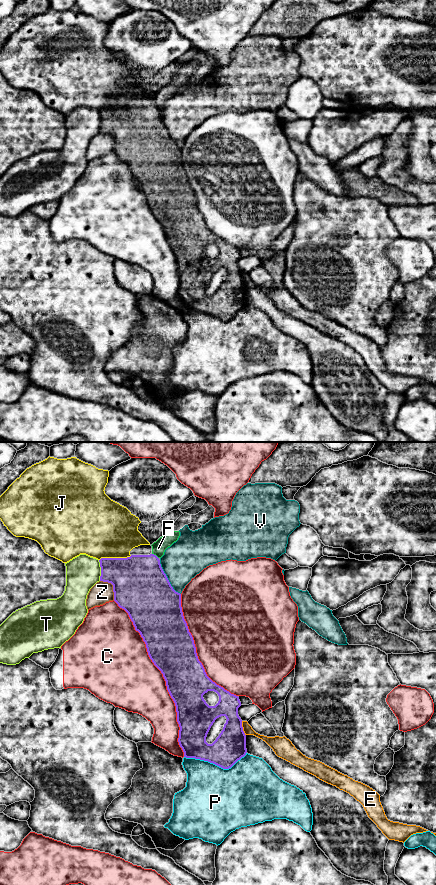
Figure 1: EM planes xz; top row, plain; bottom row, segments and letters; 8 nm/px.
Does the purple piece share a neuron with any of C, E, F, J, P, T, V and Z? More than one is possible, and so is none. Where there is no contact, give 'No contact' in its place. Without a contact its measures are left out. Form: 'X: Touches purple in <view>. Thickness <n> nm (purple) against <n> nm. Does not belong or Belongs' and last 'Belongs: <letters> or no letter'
C: Touches purple in xz. Thickness 380 nm (purple) against 440 nm. Does not belong
E: Touches purple in xz. Thickness 260 nm (purple) against 70 nm. Does not belong
F: Touches purple in xz. Thickness 420 nm (purple) against 110 nm. Does not belong
J: Touches purple in xz. Thickness 400 nm (purple) against 460 nm. Does not belong
P: Touches purple in xz. Thickness 260 nm (purple) against 460 nm. Does not belong
T: Touches purple in xz. Thickness 320 nm (purple) against 280 nm. Does not belong
V: Touches purple in xz. Thickness 440 nm (purple) against 320 nm. Does not belong
Z: Touches purple in xz. Thickness 440 nm (purple) against 170 nm. Does not belong
Belongs: no letter

